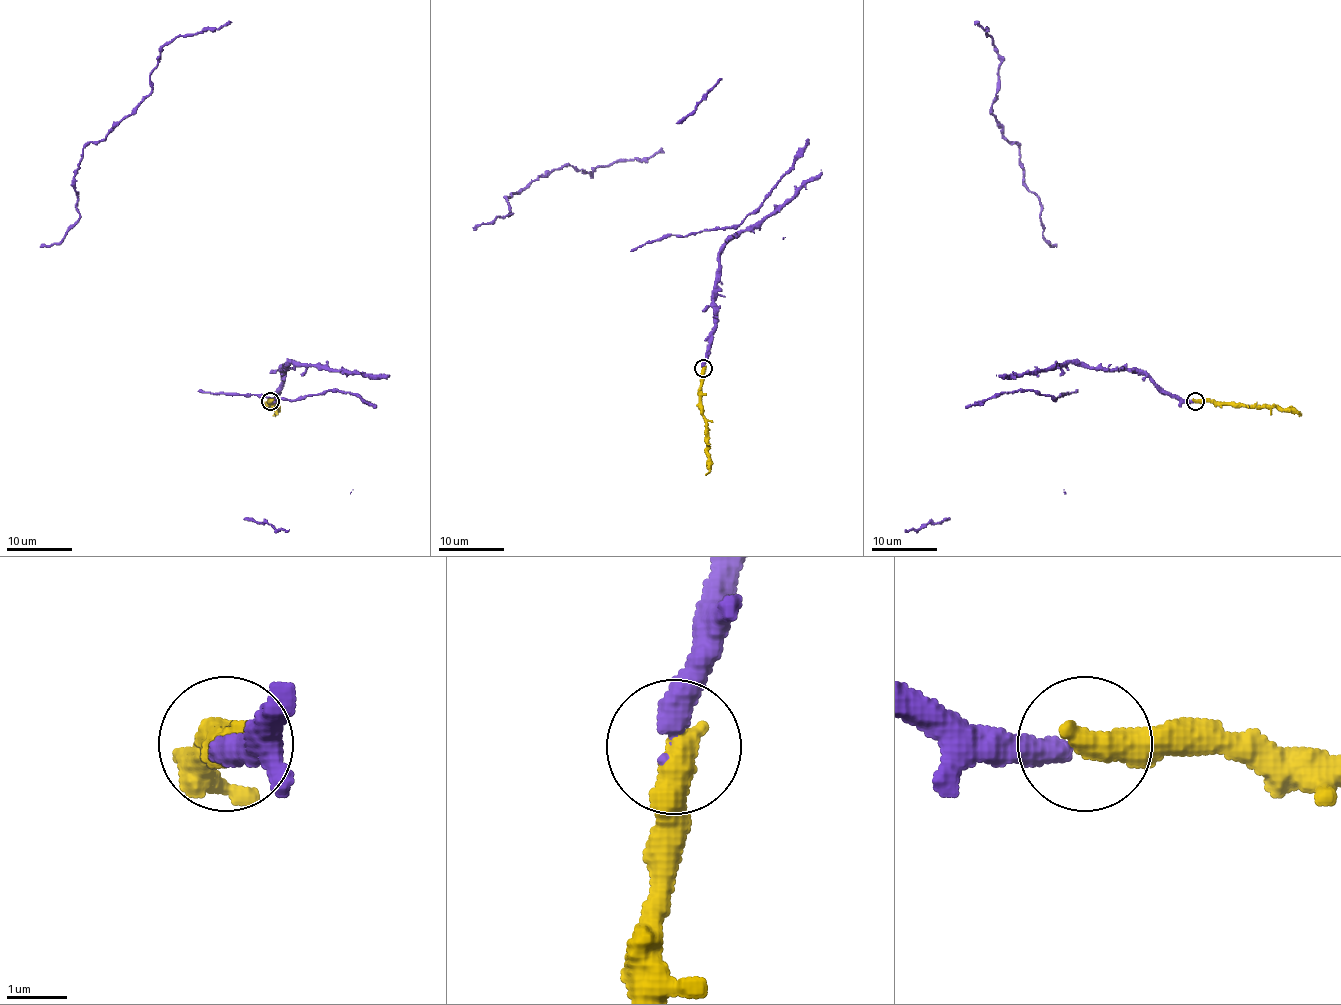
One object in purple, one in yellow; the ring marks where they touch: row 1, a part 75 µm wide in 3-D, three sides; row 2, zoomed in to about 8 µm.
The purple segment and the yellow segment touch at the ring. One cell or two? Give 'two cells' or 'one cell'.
one cell

